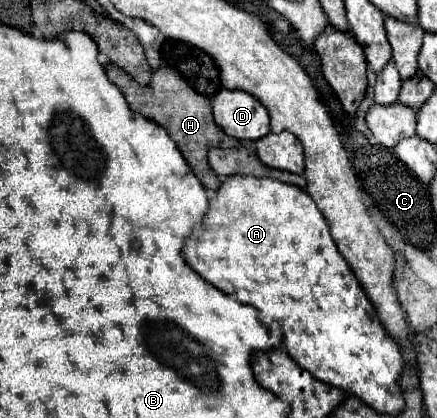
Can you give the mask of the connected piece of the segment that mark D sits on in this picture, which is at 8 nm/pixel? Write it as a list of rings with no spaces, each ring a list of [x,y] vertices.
[[[220,90],[212,102],[216,124],[236,140],[260,140],[270,134],[268,110],[248,92]]]

